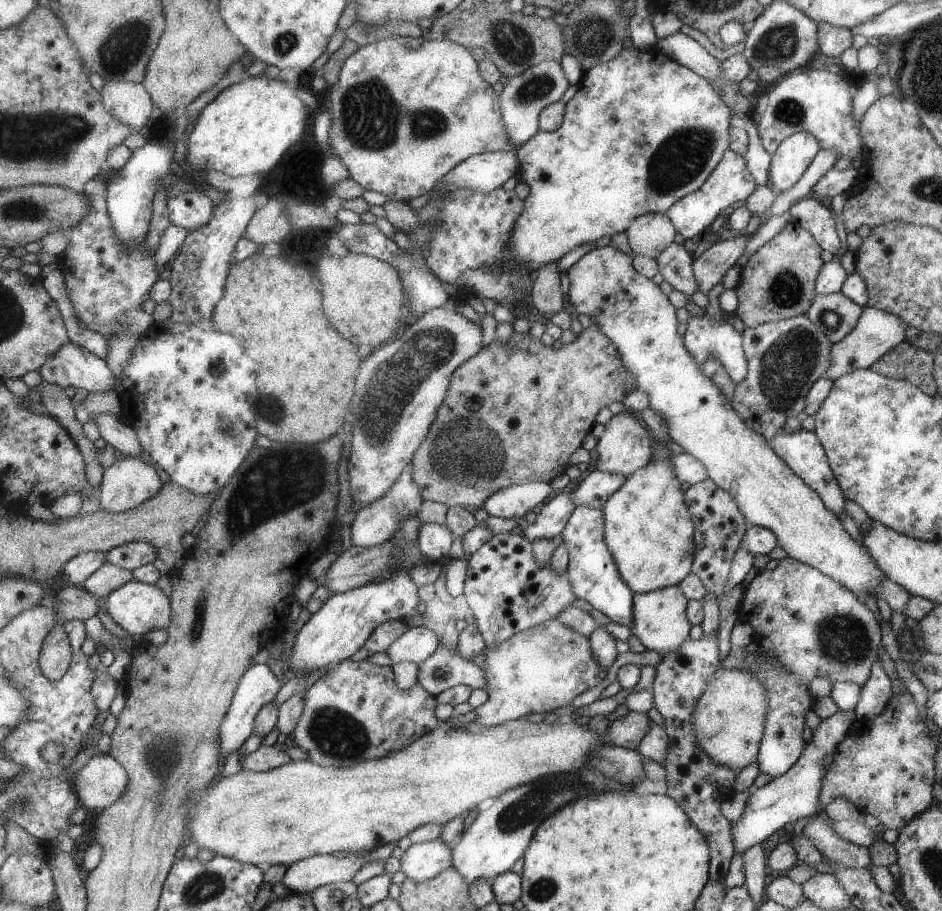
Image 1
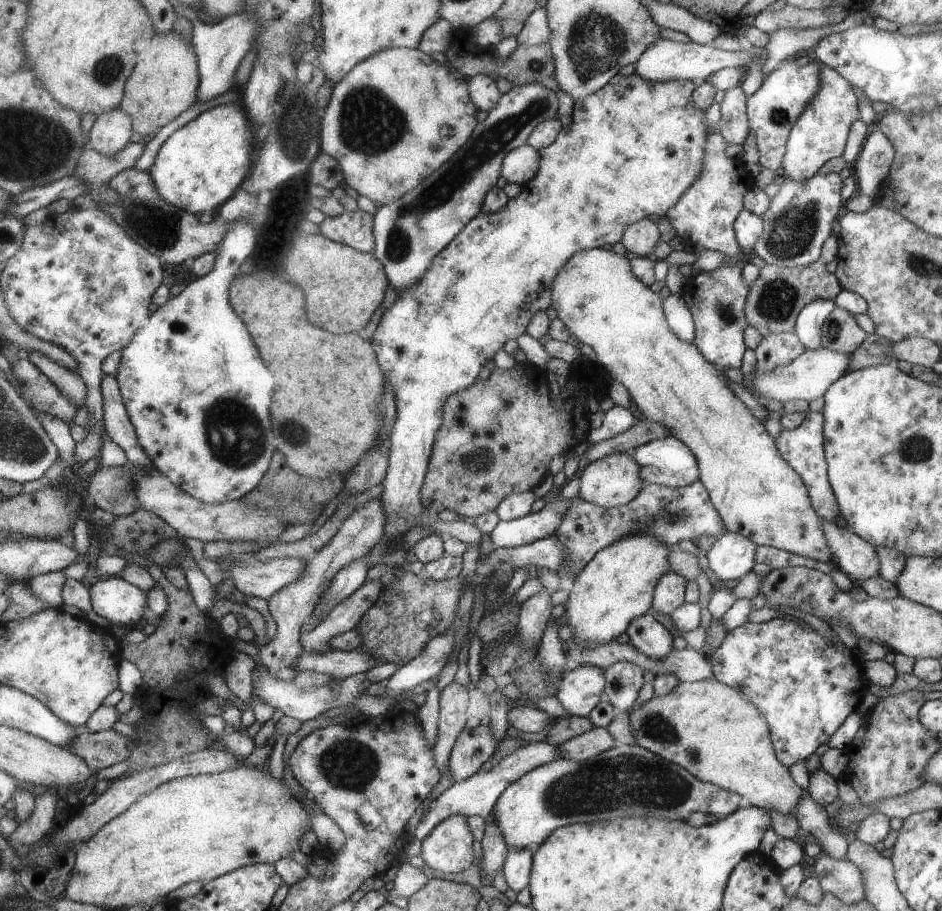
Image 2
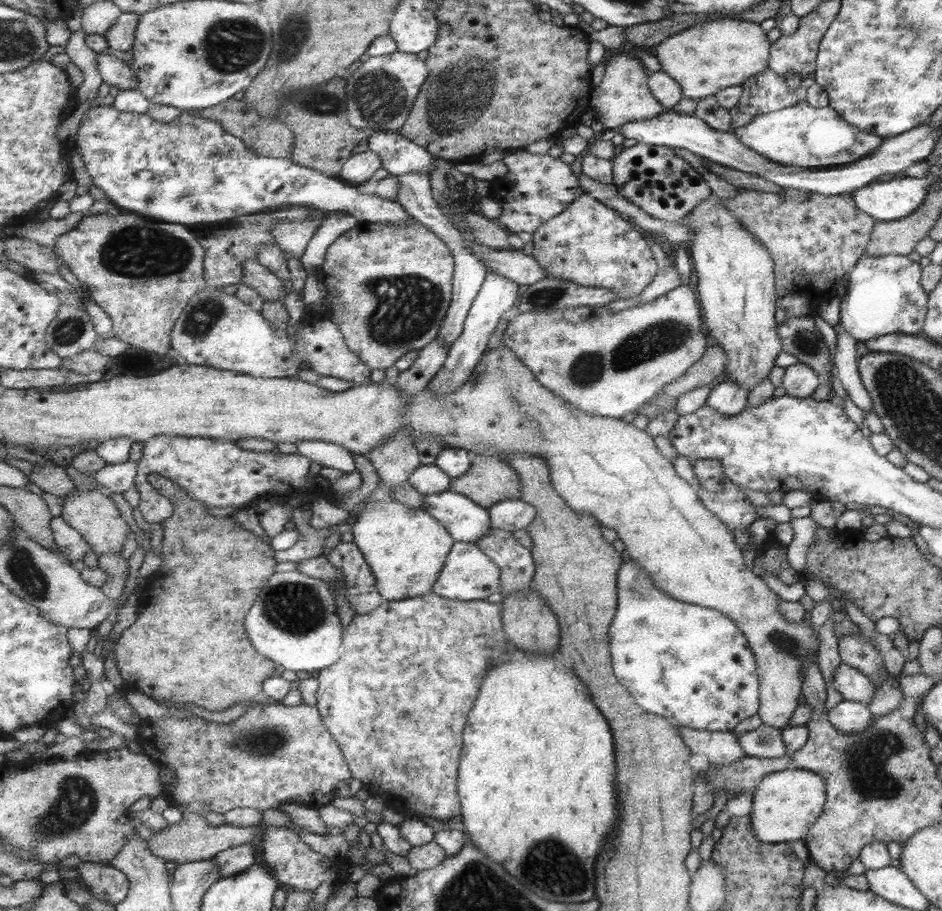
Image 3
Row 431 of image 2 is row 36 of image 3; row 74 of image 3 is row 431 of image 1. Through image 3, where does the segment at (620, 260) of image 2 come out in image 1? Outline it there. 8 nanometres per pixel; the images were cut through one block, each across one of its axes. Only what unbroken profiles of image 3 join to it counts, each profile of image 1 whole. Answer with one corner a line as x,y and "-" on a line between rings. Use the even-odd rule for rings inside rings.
609,244
605,248
593,248
583,254
581,260
569,270
569,282
569,300
577,308
577,314
587,314
591,322
615,344
623,364
637,378
637,390
647,392
649,408
659,412
665,420
671,442
679,444
685,454
691,454
705,464
707,478
711,478
719,488
723,488
737,500
747,524
771,530
777,538
777,546
785,550
787,558
819,570
821,574
851,590
855,596
869,596
873,592
879,594
877,588
887,578
887,574
877,566
867,548
857,544
843,530
837,514
833,514
825,506
821,496
777,456
767,440
733,410
723,392
707,376
701,374
695,360
691,360
691,356
683,348
683,336
675,332
679,330
679,324
675,322
675,308
667,302
657,284
641,276
635,266
631,266
631,258

